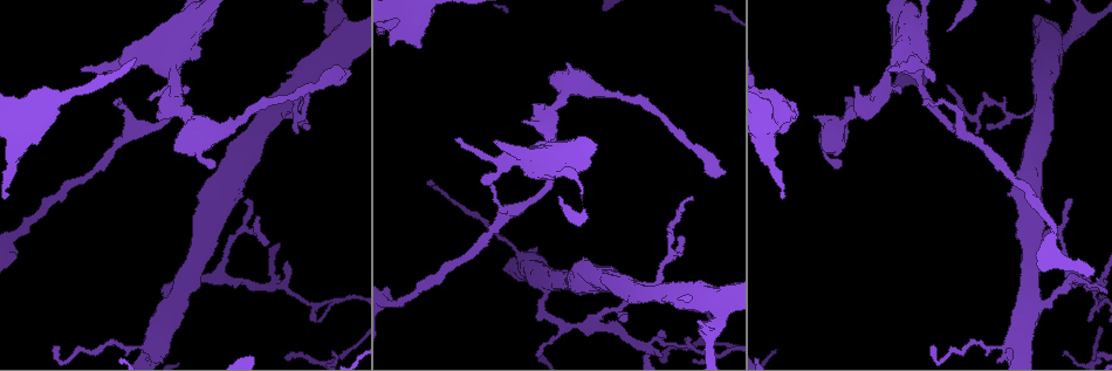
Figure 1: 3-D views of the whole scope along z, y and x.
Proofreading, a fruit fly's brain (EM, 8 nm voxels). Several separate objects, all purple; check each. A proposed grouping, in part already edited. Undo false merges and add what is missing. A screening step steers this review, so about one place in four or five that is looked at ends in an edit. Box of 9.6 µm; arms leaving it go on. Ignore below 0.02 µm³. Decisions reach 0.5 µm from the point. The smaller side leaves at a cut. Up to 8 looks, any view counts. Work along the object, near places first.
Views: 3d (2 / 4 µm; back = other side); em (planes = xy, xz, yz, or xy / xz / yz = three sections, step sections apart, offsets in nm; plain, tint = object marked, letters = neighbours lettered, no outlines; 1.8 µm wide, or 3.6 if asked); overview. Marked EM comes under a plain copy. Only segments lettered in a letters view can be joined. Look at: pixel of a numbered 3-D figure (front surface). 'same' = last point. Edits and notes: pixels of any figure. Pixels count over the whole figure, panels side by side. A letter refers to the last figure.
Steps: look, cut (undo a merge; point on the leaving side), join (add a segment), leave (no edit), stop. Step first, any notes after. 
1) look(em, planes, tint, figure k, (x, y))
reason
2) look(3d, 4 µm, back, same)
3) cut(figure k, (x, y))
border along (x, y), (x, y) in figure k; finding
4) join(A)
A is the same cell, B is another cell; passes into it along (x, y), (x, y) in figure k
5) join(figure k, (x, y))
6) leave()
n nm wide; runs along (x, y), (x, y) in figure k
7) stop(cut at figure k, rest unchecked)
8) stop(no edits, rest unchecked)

look(3d, 4 µm, figure 1, (948, 86))
free end

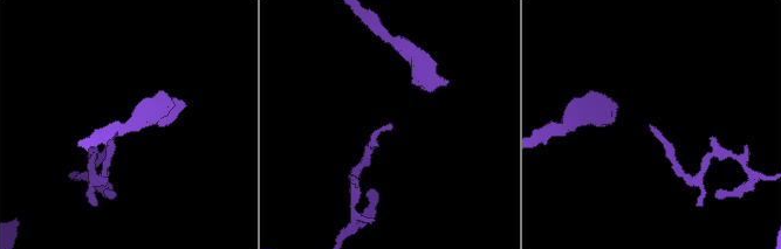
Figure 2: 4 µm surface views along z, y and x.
look(em, xy, step 16, letters, figure 2, (649, 125))

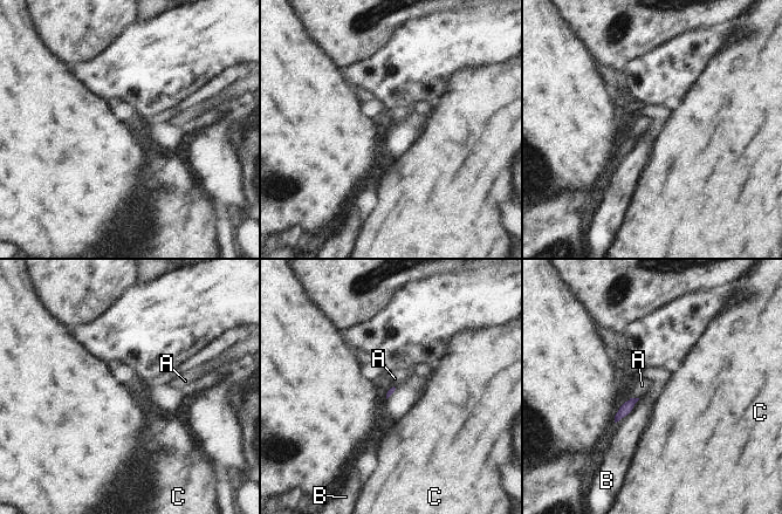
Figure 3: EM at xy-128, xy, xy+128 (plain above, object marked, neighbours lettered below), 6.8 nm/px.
look(em, planes, letters, same)

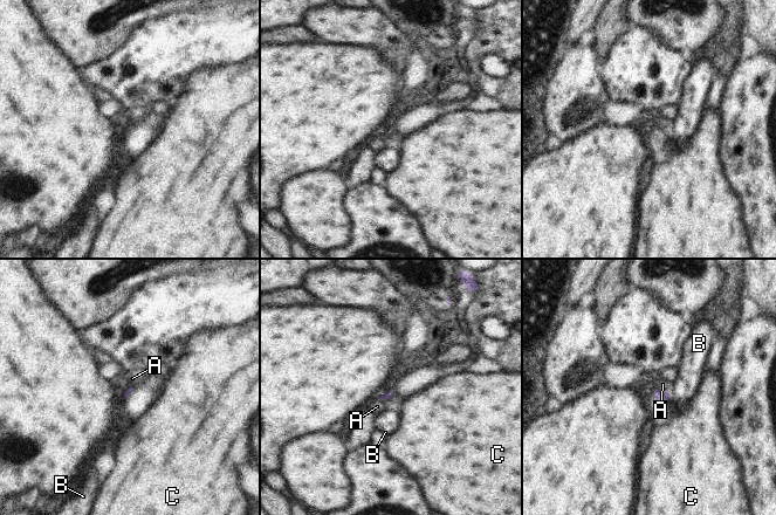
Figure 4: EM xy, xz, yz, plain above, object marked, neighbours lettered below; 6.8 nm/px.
leave()
A, B and C are other cells; border along (397, 395), (378, 399) in figure 4; no lettered segment goes on from it

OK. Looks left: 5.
look(em, planes, letters, figure 1, (1070, 202))
tapers out

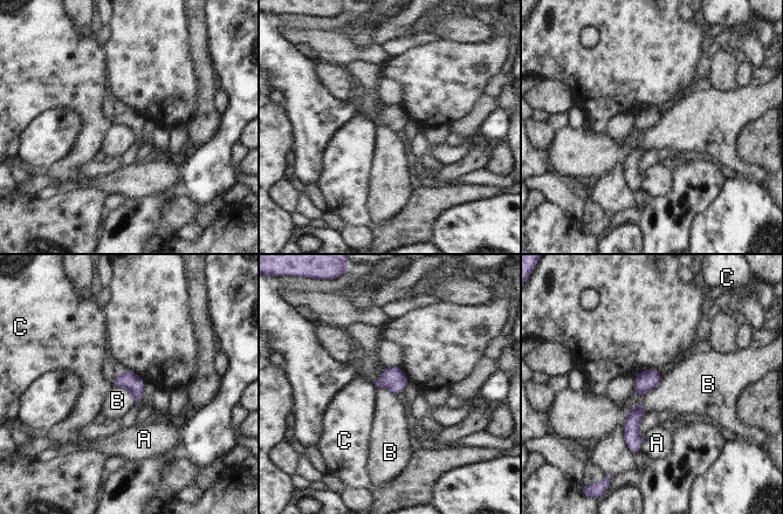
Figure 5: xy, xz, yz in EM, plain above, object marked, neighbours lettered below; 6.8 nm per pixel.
leave()
A, B and C are other cells; no lettered segment goes on from it

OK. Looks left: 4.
look(3d, 4 µm, figure 1, (172, 62))

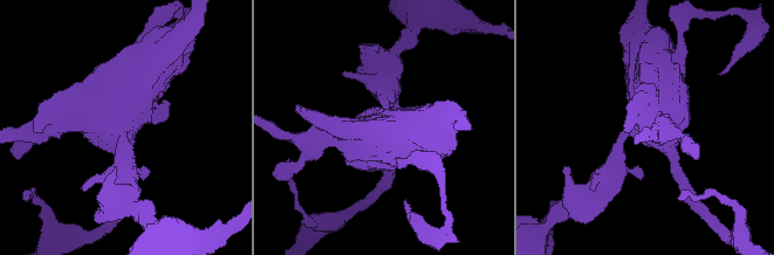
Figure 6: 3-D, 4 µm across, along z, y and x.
look(em, 3.6 µm, planes, tint, figure 6, (637, 127))

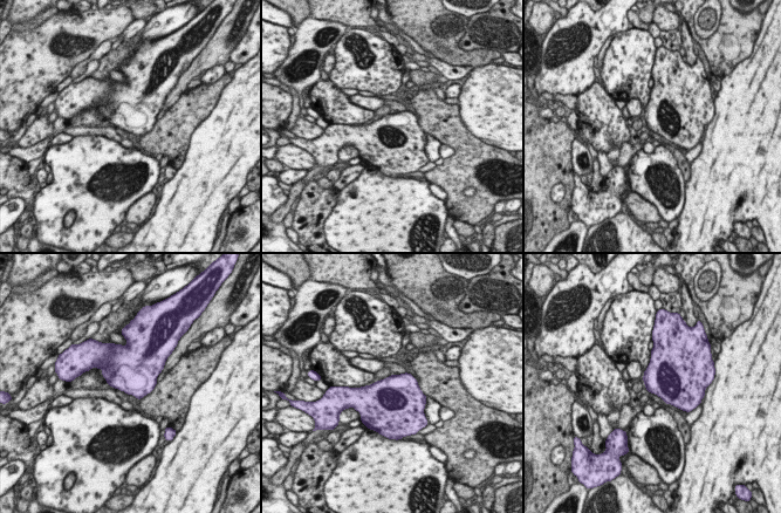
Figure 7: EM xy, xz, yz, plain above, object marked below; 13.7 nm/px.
look(em, 3.6 µm, planes, letters, same)
see the neighbours

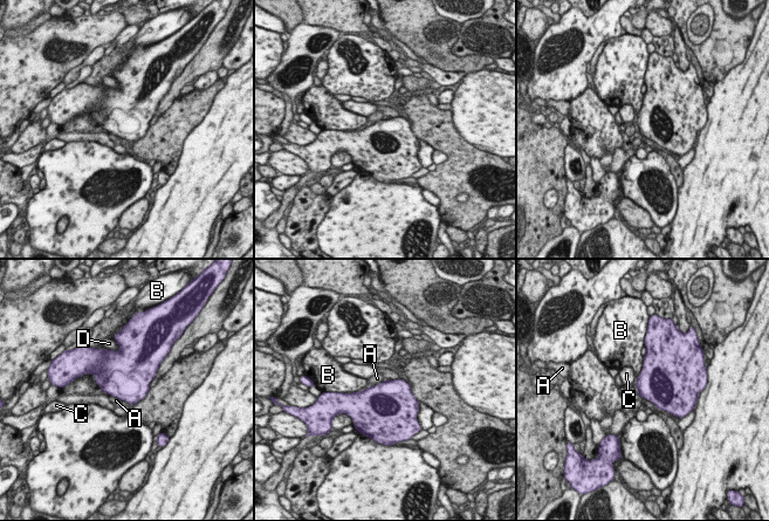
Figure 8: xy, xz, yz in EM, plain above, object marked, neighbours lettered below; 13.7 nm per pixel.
leave()
500 nm wide; A, B, C and D are other cells; continuous, no second neuron

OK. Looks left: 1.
stop(no edits, rest unchecked)

